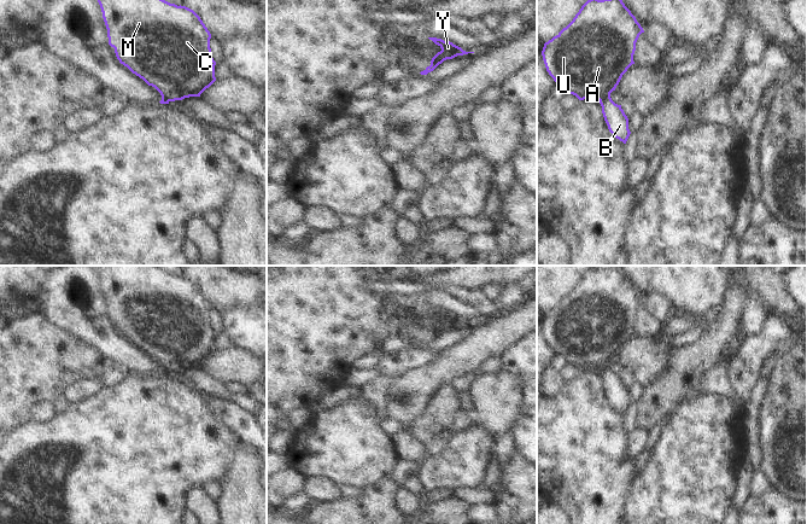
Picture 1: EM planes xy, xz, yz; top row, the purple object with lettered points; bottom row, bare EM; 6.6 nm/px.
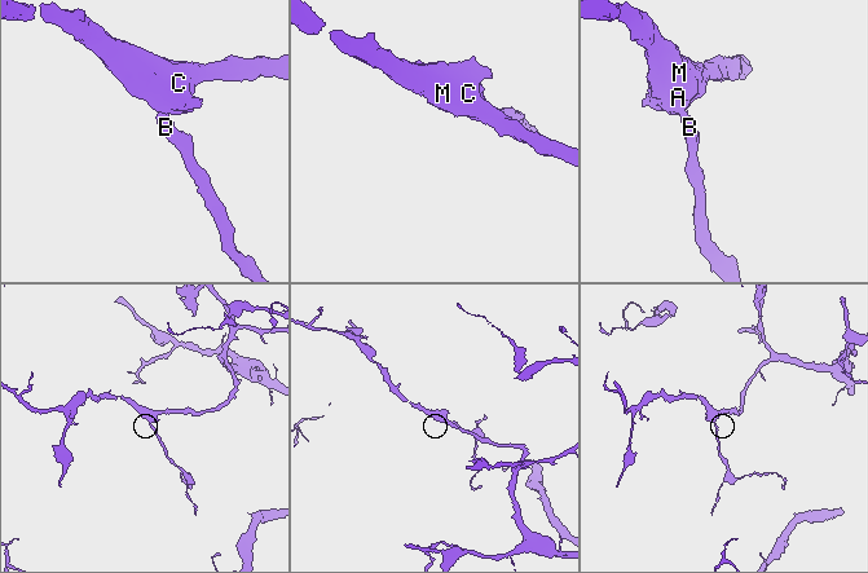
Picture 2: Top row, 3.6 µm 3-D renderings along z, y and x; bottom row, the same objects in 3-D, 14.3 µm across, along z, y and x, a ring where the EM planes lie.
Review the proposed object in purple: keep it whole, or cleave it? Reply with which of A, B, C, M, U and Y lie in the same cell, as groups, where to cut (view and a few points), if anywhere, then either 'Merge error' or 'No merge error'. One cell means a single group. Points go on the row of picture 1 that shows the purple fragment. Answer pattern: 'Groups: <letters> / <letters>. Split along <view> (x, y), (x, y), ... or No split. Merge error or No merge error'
Groups: A C M U Y / B. Split along yz (609, 93), (598, 99). Merge error

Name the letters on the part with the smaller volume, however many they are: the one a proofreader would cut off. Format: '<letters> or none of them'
B

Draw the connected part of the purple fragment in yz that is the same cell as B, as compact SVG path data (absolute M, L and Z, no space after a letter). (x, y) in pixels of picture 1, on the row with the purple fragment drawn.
M610 94L600 99L602 106L602 113L608 126L609 132L620 141L626 144L631 132L628 129L628 118L625 115L621 105L615 104Z

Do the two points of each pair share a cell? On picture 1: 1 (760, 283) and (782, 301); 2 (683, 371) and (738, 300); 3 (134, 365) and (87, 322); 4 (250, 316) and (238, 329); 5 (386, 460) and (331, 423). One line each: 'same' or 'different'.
1: same
2: same
3: same
4: same
5: same

